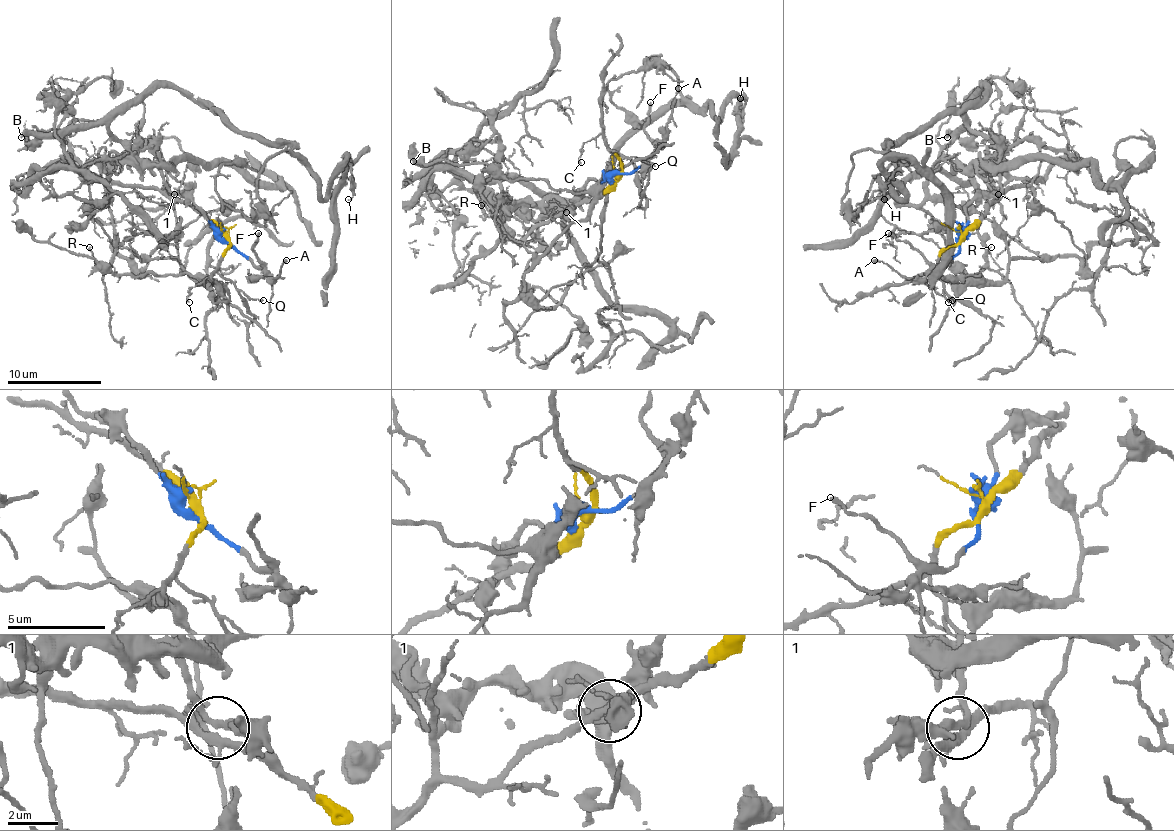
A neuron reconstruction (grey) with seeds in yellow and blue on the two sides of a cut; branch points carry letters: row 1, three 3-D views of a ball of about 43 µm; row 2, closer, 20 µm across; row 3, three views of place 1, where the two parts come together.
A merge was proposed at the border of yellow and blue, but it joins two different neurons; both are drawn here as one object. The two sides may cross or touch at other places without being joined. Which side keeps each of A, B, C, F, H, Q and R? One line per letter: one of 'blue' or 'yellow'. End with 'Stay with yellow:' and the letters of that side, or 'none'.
A: blue
B: blue
C: yellow
F: blue
H: blue
Q: yellow
R: yellow
Stay with yellow: C, Q, R

